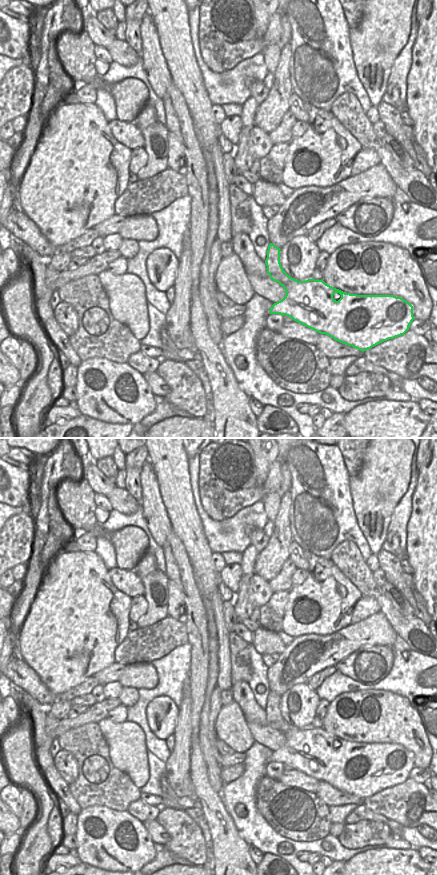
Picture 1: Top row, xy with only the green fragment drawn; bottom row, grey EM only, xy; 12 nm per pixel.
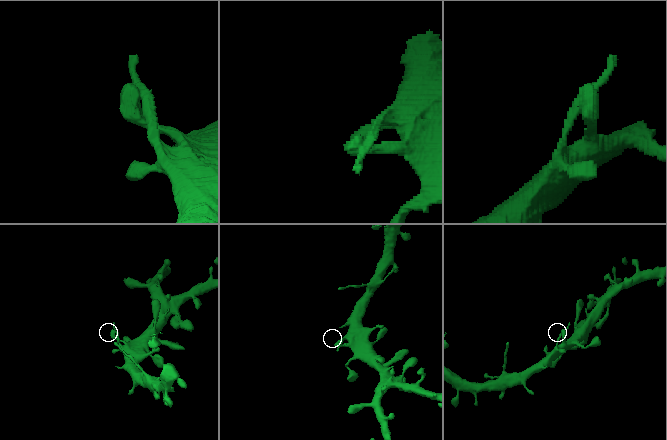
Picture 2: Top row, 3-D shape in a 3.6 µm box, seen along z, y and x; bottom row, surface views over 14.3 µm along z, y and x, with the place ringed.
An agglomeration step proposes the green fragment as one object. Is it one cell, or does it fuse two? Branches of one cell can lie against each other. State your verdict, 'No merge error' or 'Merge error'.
No merge error.

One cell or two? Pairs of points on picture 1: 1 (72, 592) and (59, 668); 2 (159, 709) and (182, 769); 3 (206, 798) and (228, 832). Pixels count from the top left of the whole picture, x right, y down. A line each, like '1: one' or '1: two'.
1: one
2: two
3: one

